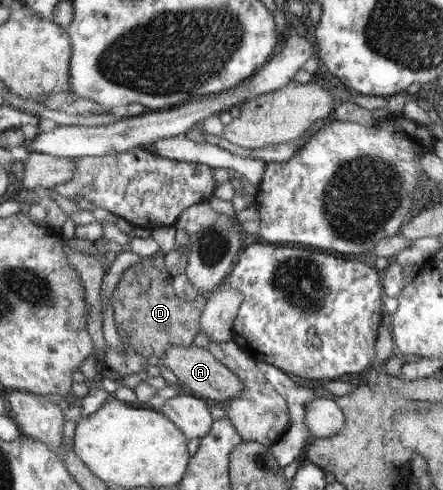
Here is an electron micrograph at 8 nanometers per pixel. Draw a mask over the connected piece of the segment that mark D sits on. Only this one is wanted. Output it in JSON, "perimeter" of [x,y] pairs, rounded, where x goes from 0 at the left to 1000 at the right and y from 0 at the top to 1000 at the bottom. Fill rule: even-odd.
{"perimeter":[[[370,518],[321,529],[278,555],[253,598],[253,622],[264,678],[287,690],[298,718],[363,729],[377,708],[431,708],[454,678],[451,647],[467,604],[449,598],[436,616],[404,608],[388,584],[391,563],[370,539]]]}

